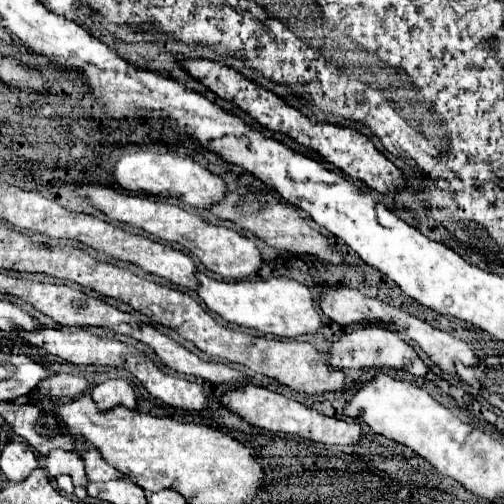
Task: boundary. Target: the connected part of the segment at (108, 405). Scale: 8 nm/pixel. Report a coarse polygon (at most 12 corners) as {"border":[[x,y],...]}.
{"border":[[106,379],[94,387],[98,409],[136,407],[132,387],[124,379]]}

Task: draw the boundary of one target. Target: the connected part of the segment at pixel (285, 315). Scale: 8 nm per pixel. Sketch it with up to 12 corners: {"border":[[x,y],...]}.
{"border":[[220,281],[198,295],[224,321],[294,339],[322,329],[306,285]]}

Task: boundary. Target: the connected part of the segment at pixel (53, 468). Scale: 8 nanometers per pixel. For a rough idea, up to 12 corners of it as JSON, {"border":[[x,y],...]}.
{"border":[[52,449],[44,457],[52,477],[68,473],[74,485],[88,485],[84,463],[74,451]]}

